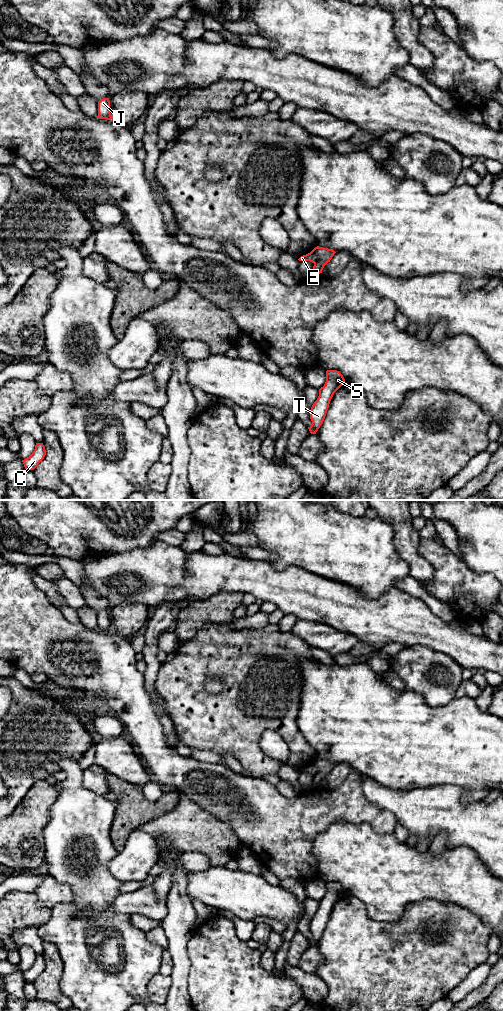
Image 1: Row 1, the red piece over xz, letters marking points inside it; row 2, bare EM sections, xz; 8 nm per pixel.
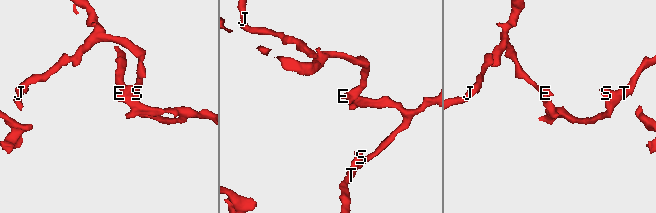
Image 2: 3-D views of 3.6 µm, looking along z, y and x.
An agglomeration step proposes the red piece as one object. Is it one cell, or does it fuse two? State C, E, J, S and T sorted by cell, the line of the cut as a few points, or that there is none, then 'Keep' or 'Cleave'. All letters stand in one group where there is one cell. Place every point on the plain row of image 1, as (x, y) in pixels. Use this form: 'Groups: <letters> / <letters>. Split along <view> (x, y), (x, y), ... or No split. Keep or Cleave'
Groups: C E S T / J. Split along xz (311, 763), (317, 768), (317, 772), (314, 775). Cleave

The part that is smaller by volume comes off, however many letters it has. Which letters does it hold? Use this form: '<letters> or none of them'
C, E, S, T

